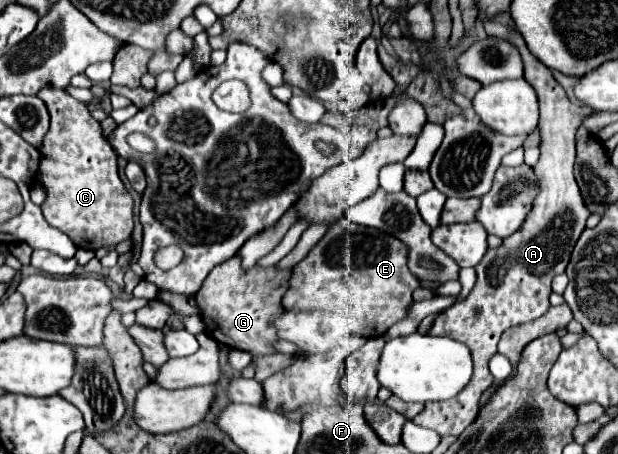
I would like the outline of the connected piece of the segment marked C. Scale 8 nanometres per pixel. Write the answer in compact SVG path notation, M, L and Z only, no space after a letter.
M46 87L38 91L38 97L46 103L50 111L50 129L42 143L42 159L40 159L40 183L46 189L46 201L42 203L42 213L46 221L66 233L76 247L80 249L100 249L104 245L118 245L124 239L130 239L134 229L134 201L126 191L122 179L118 177L116 153L110 143L102 137L100 123L90 115L86 103L74 99L64 89Z

